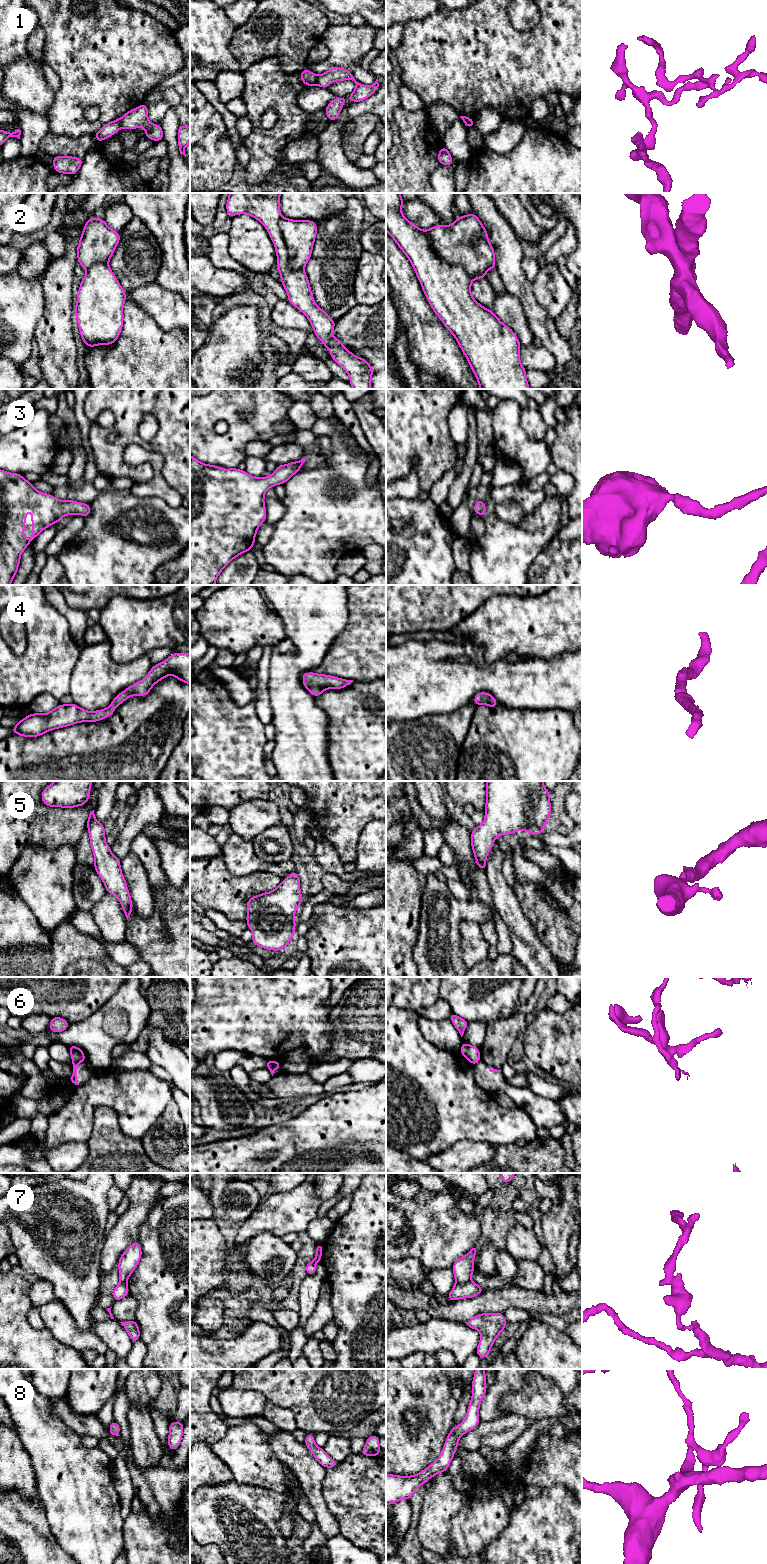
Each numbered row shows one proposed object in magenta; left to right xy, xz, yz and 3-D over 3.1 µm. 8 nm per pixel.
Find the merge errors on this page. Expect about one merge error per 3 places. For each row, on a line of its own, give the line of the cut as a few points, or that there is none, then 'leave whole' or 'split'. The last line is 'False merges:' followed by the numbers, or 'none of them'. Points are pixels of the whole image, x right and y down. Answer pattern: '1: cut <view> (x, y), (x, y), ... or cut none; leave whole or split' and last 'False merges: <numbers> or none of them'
1: cut xy (119, 119), (122, 127); split
2: cut none; leave whole
3: cut none; leave whole
4: cut none; leave whole
5: cut none; leave whole
6: cut xy (79, 1061), (73, 1064); split
7: cut yz (470, 1280), (464, 1283), (456, 1283); split
8: cut none; leave whole
False merges: 1, 6, 7

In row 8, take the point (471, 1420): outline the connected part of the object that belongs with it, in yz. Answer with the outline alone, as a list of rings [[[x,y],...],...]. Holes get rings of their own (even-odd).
[[[475,1369],[472,1381],[472,1398],[467,1415],[459,1426],[453,1426],[443,1445],[440,1456],[426,1469],[412,1476],[386,1475],[386,1505],[409,1500],[422,1484],[440,1472],[446,1472],[458,1448],[462,1435],[475,1429],[480,1422],[479,1407],[487,1391],[485,1369]]]

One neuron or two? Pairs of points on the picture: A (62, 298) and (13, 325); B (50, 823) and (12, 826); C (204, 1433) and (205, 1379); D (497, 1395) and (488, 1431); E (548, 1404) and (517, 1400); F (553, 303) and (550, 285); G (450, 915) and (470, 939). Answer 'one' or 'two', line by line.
A: two
B: one
C: one
D: two
E: one
F: one
G: two

